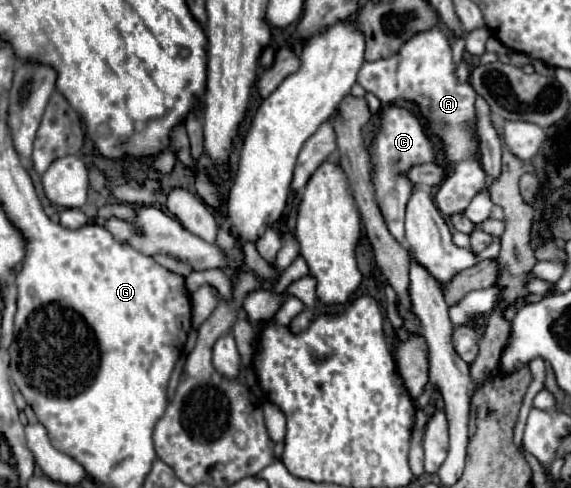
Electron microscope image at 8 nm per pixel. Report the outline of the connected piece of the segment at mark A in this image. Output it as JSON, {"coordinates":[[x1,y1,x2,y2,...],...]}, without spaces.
{"coordinates":[[433,28,431,32,413,36,407,44,403,44,399,54,387,60,365,62,357,76,359,84,367,92,375,94,383,104,391,104,393,100,415,104,429,136,441,142,447,168,435,194,435,202,445,214,463,214,473,196,487,186,487,174,479,164,479,140,473,130,477,92,469,82,459,82,455,70,451,36,443,28]]}

